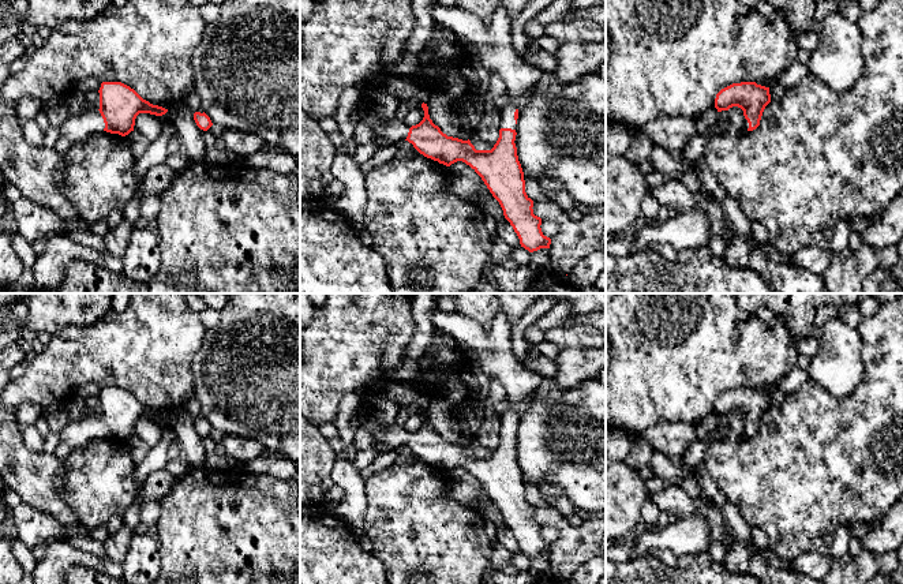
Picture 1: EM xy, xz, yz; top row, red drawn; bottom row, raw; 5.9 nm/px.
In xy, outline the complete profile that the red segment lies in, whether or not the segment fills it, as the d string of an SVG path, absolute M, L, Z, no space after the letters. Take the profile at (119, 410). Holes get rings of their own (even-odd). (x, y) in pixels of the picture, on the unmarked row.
M102 388L98 396L100 413L70 422L60 433L55 456L65 460L72 452L83 448L95 437L106 437L121 442L134 437L139 419L162 422L168 415L143 405L134 394L121 388Z

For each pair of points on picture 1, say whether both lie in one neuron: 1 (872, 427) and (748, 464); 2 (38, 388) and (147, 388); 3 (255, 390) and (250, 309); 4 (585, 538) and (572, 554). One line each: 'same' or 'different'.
1: same
2: same
3: same
4: same

